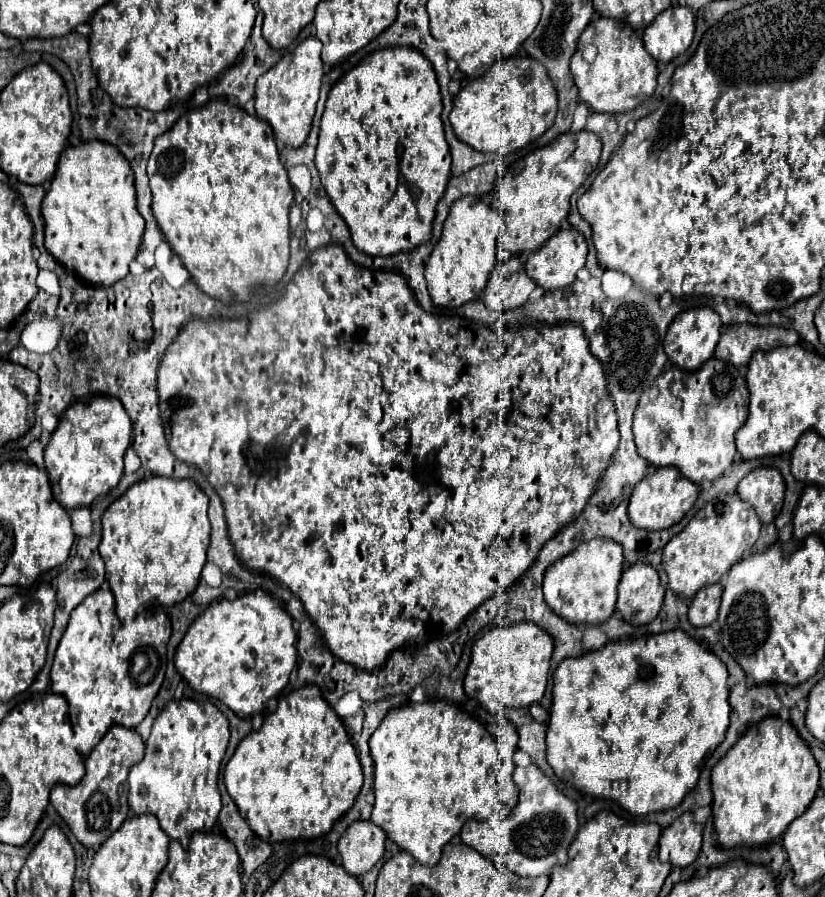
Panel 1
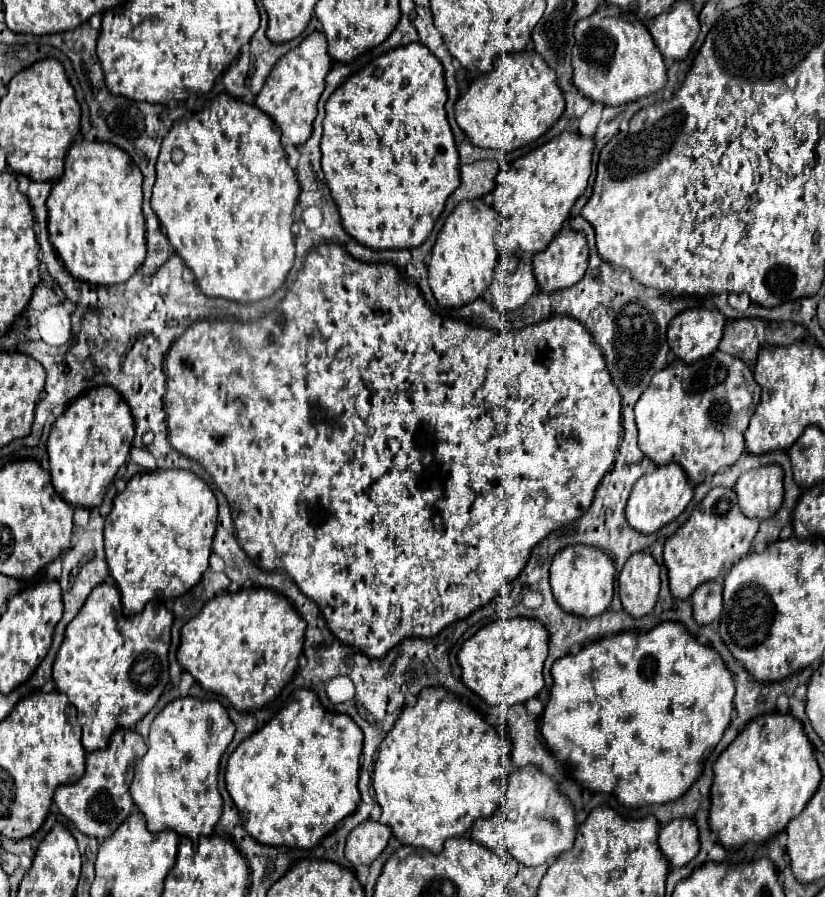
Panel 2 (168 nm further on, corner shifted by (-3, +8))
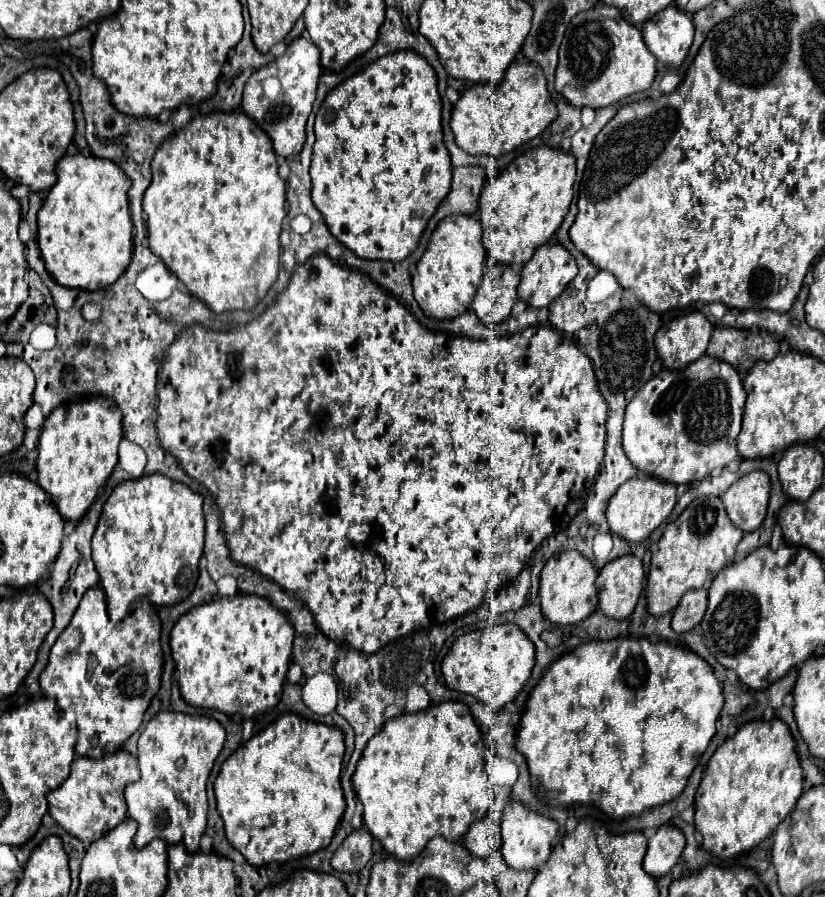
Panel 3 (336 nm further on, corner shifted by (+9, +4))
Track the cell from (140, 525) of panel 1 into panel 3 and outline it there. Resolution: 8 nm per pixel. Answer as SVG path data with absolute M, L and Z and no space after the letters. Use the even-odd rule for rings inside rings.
M162 474L120 482L104 504L92 538L92 558L108 598L112 622L130 616L140 602L170 606L192 594L204 546L202 496ZM106 520L112 520L108 526Z

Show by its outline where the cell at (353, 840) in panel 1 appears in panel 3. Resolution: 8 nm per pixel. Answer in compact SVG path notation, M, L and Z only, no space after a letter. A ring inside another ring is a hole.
M366 828L354 830L332 856L332 868L338 872L360 872L374 856L372 842L374 838Z

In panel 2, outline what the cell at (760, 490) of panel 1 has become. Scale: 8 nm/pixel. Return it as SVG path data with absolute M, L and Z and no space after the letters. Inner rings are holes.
M768 464L744 472L734 486L740 510L750 518L772 518L784 500L782 478L784 472L778 464Z

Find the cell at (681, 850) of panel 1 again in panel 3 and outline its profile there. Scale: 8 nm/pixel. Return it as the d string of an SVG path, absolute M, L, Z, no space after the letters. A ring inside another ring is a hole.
M664 824L658 832L648 840L648 852L644 856L644 870L660 878L672 870L672 866L680 860L682 850L686 846L686 838L680 828L672 824Z

